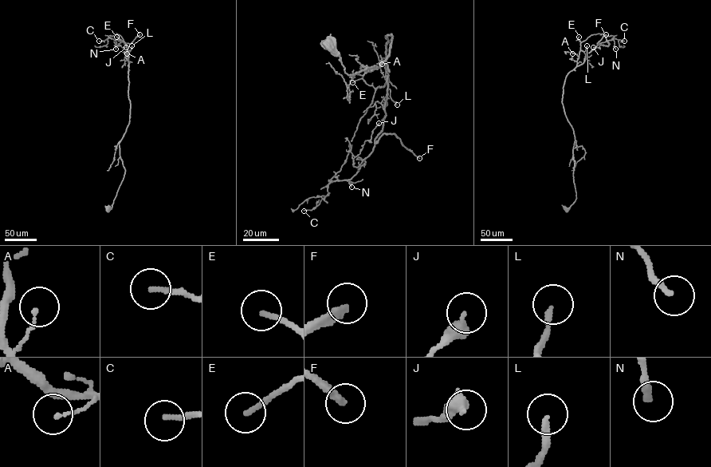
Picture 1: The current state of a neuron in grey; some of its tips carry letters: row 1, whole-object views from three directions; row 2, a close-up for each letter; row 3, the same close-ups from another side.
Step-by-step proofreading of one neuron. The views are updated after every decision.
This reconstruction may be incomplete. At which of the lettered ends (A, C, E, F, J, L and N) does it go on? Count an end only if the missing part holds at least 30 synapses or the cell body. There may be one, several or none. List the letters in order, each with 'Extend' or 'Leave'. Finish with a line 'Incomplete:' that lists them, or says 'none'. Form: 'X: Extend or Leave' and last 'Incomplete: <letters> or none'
A: Leave
C: Leave
E: Leave
F: Extend
J: Leave
L: Leave
N: Extend
Incomplete: F, N

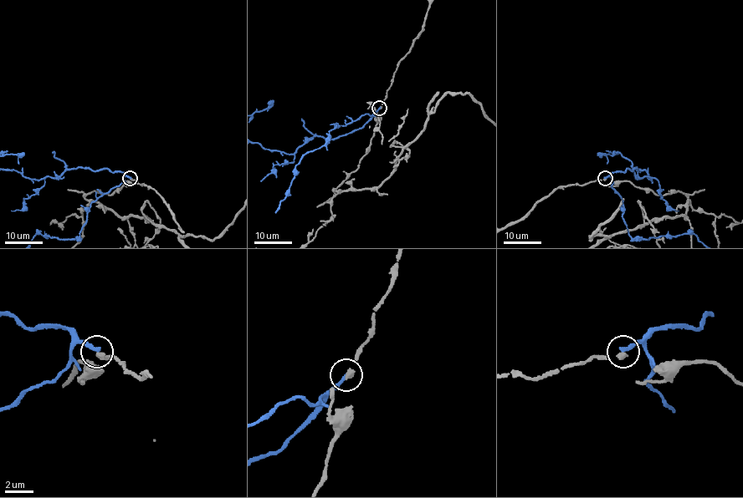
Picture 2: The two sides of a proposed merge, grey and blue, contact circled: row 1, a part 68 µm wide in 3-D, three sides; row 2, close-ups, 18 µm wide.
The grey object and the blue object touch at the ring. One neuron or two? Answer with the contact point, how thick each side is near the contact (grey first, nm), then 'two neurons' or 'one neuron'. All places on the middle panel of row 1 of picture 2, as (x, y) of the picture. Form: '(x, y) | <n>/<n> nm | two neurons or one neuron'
(379, 108) | 340/280 nm | two neurons

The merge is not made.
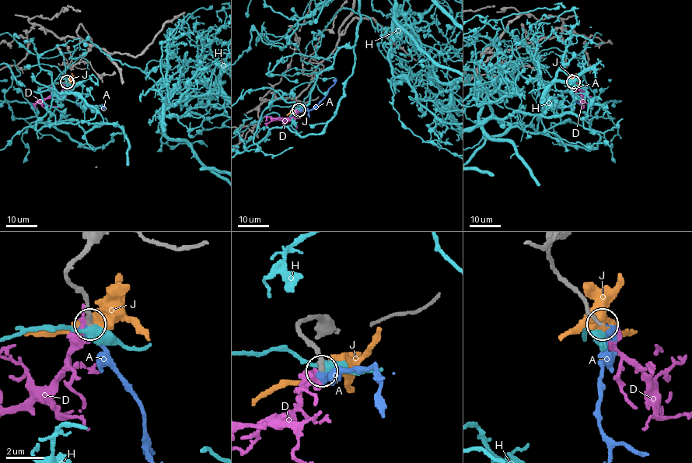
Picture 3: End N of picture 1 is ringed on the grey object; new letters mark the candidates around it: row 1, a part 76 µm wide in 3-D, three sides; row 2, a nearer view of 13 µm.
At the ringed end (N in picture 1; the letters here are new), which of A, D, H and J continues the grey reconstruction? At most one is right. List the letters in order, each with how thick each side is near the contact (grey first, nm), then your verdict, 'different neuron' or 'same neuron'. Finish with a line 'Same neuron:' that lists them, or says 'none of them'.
A: 240/400 nm | same neuron
D: 280/260 nm | different neuron
H: 280/440 nm | different neuron
J: 280/480 nm | different neuron
Same neuron: A

